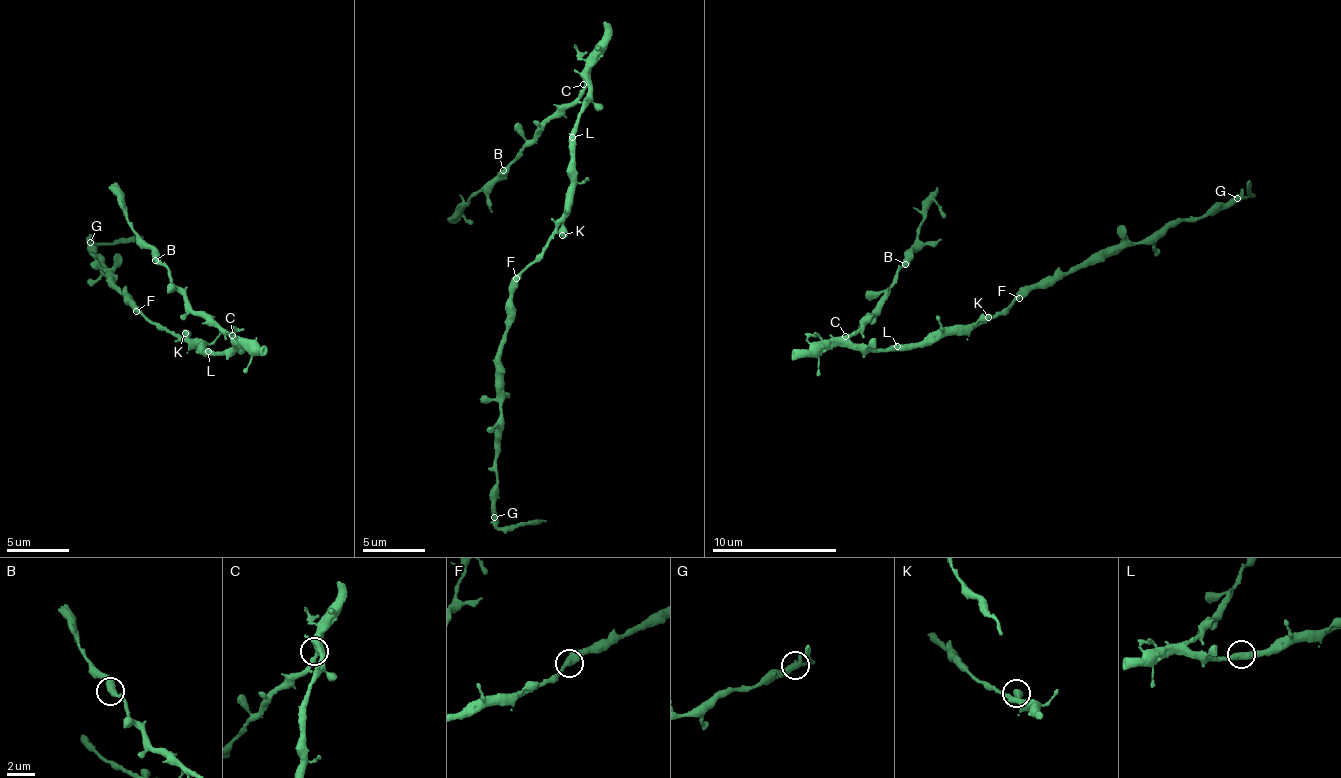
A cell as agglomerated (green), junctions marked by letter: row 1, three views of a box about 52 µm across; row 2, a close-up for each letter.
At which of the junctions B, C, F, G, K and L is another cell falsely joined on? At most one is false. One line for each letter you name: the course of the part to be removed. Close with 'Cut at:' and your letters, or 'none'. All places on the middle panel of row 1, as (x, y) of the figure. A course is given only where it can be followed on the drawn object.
G: course (495, 518), (501, 528), (545, 522)
Cut at: G

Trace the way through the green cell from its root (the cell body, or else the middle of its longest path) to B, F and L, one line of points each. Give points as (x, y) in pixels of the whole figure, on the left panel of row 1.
B: (184, 337), (219, 353), (235, 342), (190, 307), (170, 271), (155, 260)
F: (184, 337), (162, 330), (136, 311)
L: (184, 337), (191, 341), (193, 338), (204, 351), (207, 348), (208, 351)

